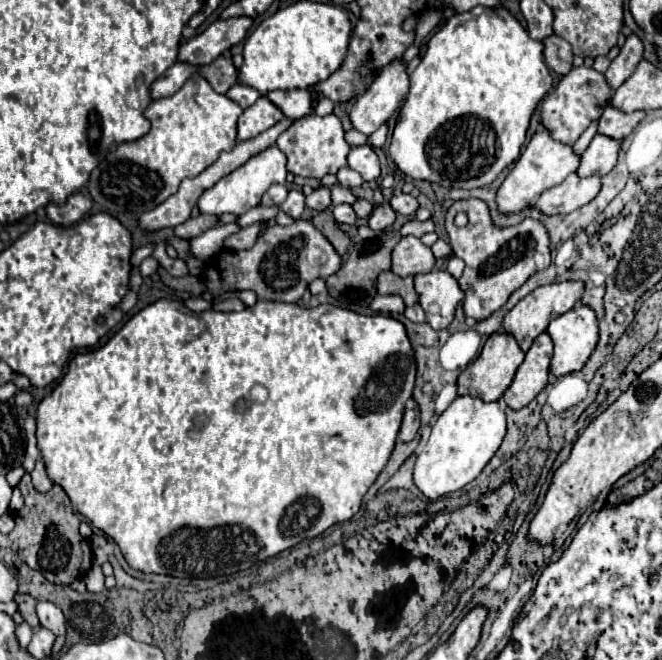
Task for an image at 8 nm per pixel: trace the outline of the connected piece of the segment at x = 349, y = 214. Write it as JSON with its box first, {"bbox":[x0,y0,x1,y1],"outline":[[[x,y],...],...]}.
{"bbox":[333,205,357,225],"outline":[[[335,205],[333,215],[335,215],[335,221],[339,221],[339,223],[347,223],[347,225],[357,223],[357,215],[351,205]]]}

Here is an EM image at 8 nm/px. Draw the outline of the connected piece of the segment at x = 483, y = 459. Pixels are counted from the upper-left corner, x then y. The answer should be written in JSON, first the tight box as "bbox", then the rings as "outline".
{"bbox":[415,397,505,501],"outline":[[[457,397],[433,423],[429,439],[417,449],[415,485],[431,501],[471,483],[499,449],[505,437],[505,413],[499,403],[485,403],[479,397]]]}

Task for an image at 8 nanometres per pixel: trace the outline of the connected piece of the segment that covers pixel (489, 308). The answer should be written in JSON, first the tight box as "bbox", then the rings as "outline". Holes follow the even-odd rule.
{"bbox":[445,199,551,321],"outline":[[[461,199],[455,201],[445,215],[445,231],[453,247],[453,255],[465,261],[465,271],[459,279],[461,289],[465,291],[463,309],[467,317],[477,321],[487,319],[493,311],[507,303],[509,295],[517,291],[533,273],[543,271],[551,265],[551,241],[547,227],[539,219],[525,217],[519,225],[497,227],[491,221],[491,211],[481,199]],[[465,211],[469,215],[469,225],[457,229],[453,225],[455,213]]]}

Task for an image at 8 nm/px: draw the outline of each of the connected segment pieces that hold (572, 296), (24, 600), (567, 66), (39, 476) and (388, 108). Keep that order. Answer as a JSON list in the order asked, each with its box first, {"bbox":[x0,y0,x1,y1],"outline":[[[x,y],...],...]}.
[{"bbox":[503,281,585,351],"outline":[[[561,281],[561,283],[543,285],[543,287],[533,289],[527,297],[523,297],[523,299],[505,315],[505,319],[503,319],[503,329],[505,329],[505,333],[509,333],[509,335],[515,337],[515,341],[517,341],[519,347],[521,347],[521,351],[527,351],[527,349],[533,345],[535,337],[541,335],[553,319],[557,319],[559,315],[567,313],[567,311],[583,297],[583,289],[585,289],[585,287],[583,287],[581,281]]]},{"bbox":[15,593,39,627],"outline":[[[17,593],[15,595],[15,601],[19,605],[19,613],[21,617],[25,619],[25,623],[29,623],[31,627],[39,627],[39,619],[35,615],[35,605],[37,605],[37,599],[33,599],[31,595],[21,595]]]},{"bbox":[543,35,573,75],"outline":[[[549,35],[543,39],[545,45],[545,61],[557,75],[567,75],[573,67],[573,53],[571,45],[563,41],[559,35]]]},{"bbox":[31,459,53,493],"outline":[[[37,459],[35,463],[35,469],[31,471],[31,477],[33,477],[33,485],[39,493],[47,493],[51,487],[53,487],[53,481],[49,479],[47,471],[45,471],[45,463],[43,459]]]},{"bbox":[349,57,409,135],"outline":[[[401,57],[383,65],[373,83],[357,97],[357,103],[349,113],[353,127],[365,135],[371,135],[399,109],[407,93],[409,75],[407,63]]]}]

